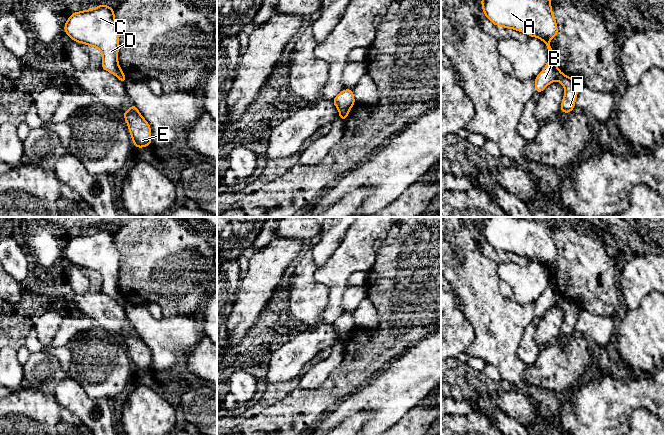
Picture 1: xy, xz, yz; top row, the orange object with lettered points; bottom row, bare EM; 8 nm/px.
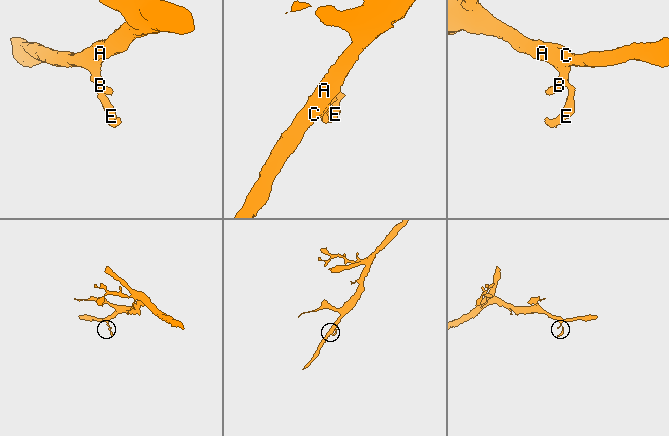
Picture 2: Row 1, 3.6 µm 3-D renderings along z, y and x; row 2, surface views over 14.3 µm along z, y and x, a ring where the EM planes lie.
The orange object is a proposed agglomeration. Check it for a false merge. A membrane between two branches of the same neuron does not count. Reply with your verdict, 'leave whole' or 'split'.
split

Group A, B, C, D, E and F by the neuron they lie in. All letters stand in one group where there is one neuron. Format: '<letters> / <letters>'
A B C D / E F

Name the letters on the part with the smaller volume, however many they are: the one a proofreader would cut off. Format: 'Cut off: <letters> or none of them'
Cut off: E, F

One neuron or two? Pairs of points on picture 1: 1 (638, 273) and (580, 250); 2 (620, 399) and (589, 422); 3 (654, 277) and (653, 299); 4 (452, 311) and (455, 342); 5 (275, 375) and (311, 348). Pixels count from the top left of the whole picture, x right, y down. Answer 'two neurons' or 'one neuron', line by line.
1: two neurons
2: one neuron
3: two neurons
4: one neuron
5: one neuron

